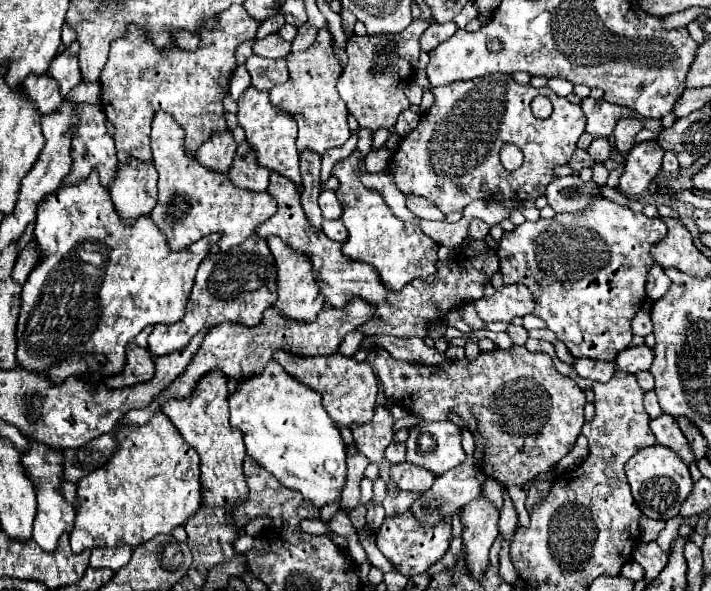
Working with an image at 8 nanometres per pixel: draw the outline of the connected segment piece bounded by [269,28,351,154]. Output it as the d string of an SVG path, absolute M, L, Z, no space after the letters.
M319 30L319 36L315 44L299 54L291 54L287 58L289 64L289 74L291 78L285 84L279 84L271 88L271 98L277 100L277 106L289 114L295 116L299 124L299 138L297 138L297 148L303 152L305 148L323 154L329 148L339 148L347 142L351 136L349 126L347 126L347 108L341 96L337 94L337 80L343 72L331 44L329 44L329 30Z

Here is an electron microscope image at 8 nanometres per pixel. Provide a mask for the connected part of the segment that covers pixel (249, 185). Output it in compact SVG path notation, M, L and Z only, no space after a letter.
M241 142L237 146L233 164L229 168L229 178L233 180L233 184L237 184L239 188L245 190L253 190L253 192L263 192L267 190L269 184L269 170L261 168L257 164L257 154L253 152L253 148L249 148L249 142Z

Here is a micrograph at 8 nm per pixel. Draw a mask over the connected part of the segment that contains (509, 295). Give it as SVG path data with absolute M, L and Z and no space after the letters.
M511 284L497 290L491 298L481 298L473 302L477 314L485 322L507 322L511 324L513 318L523 318L533 312L533 294L529 288Z

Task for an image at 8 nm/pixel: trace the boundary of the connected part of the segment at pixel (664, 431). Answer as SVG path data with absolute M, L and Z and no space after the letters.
M663 414L659 418L653 418L651 420L651 430L653 430L655 438L657 438L657 444L671 448L675 454L681 456L681 460L685 464L693 464L695 462L693 450L691 450L687 438L683 436L683 432L679 430L679 426L677 426L673 416Z

